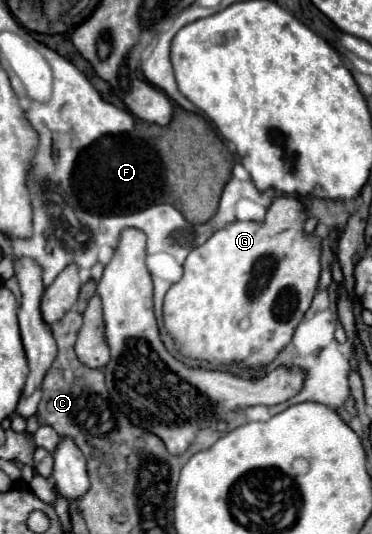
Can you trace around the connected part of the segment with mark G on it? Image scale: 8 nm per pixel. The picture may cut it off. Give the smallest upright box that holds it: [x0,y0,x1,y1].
[164,197,322,367]

